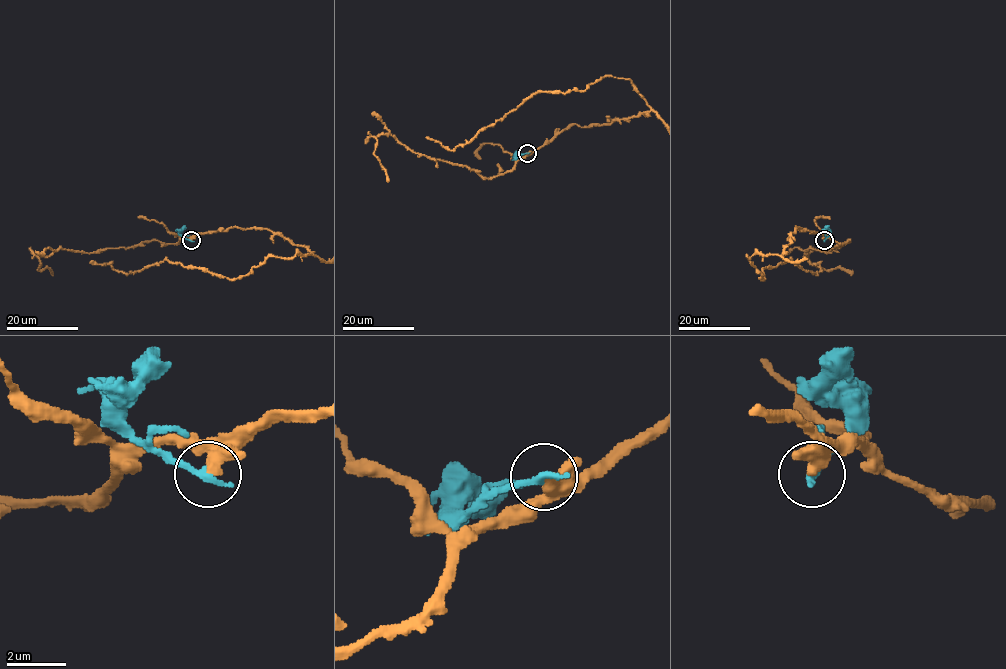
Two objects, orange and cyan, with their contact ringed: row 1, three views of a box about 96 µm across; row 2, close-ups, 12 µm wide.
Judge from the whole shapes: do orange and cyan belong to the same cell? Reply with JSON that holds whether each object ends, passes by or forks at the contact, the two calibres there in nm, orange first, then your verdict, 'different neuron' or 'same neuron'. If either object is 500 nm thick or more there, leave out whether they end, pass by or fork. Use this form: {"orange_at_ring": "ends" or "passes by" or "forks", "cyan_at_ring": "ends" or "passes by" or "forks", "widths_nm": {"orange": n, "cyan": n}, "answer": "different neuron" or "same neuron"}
{"orange_at_ring": "ends", "cyan_at_ring": "ends", "widths_nm": {"orange": 480, "cyan": 280}, "answer": "different neuron"}

